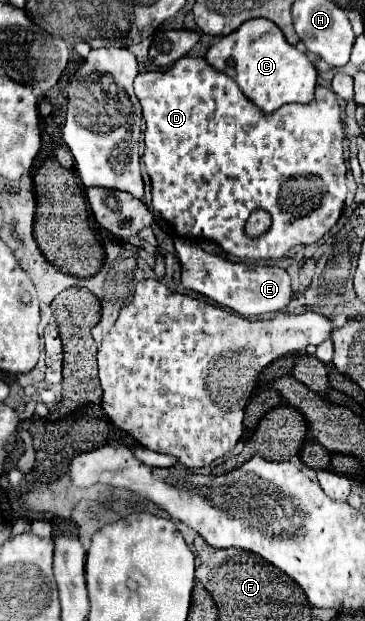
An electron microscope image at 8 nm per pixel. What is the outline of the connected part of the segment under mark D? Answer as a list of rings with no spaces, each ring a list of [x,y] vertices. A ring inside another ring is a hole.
[[[184,56],[184,58],[176,60],[170,68],[138,74],[136,80],[134,80],[134,90],[136,90],[136,96],[142,104],[142,118],[146,122],[144,164],[146,164],[146,172],[150,176],[150,182],[152,182],[152,208],[154,208],[154,212],[160,214],[160,218],[172,228],[172,232],[176,236],[196,240],[196,242],[204,242],[204,240],[214,242],[222,250],[226,250],[230,256],[238,256],[243,261],[257,263],[261,260],[272,261],[284,258],[288,254],[288,250],[298,246],[298,244],[314,244],[340,218],[342,206],[346,202],[346,164],[344,164],[344,150],[342,150],[344,126],[342,126],[342,120],[340,120],[342,112],[340,112],[340,106],[338,106],[338,98],[330,88],[318,86],[316,88],[316,98],[310,104],[286,104],[286,106],[278,108],[272,114],[264,114],[254,104],[250,104],[250,100],[244,100],[238,84],[232,78],[228,78],[226,74],[214,72],[208,64],[204,64],[204,58]],[[256,208],[262,208],[262,210],[270,212],[272,226],[264,236],[252,239],[246,236],[244,224],[246,224],[250,212],[256,210]]]

